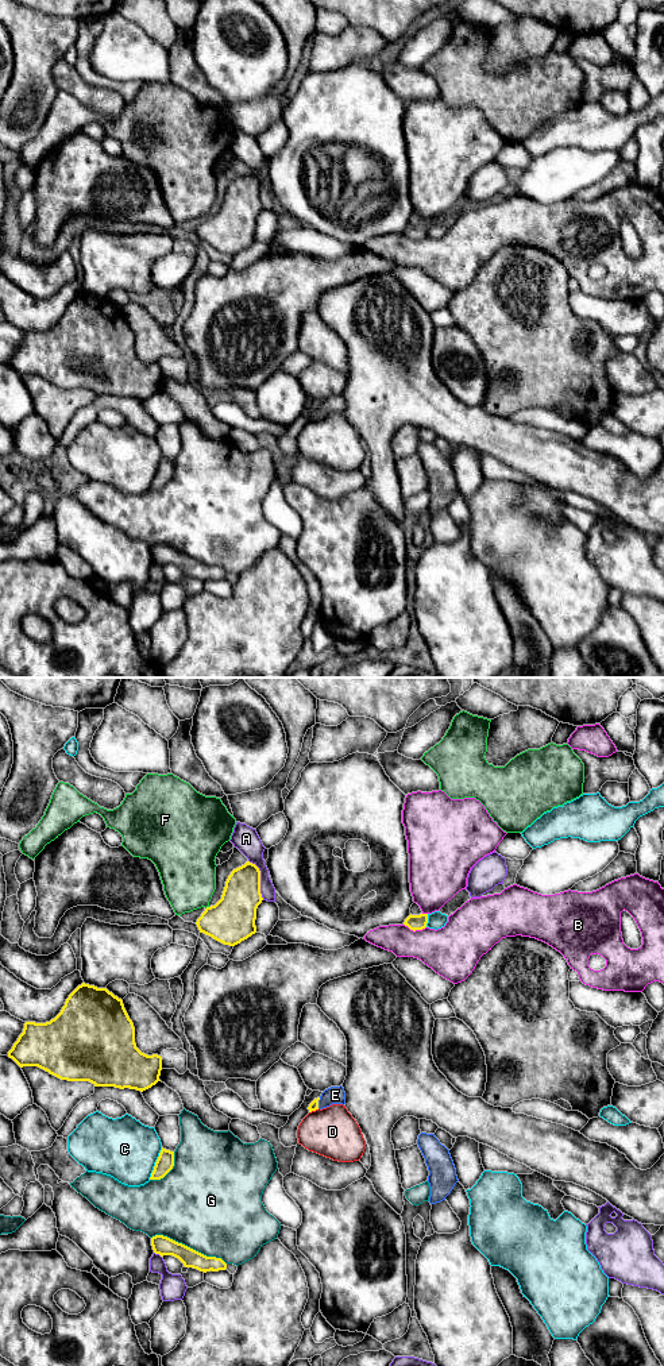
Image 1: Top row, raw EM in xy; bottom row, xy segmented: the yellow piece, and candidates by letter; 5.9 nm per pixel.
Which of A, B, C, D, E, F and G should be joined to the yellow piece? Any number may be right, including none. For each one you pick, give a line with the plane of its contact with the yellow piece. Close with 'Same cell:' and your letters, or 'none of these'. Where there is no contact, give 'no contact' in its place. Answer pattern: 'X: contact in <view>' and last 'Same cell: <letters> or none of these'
E: contact in xy
Same cell: E

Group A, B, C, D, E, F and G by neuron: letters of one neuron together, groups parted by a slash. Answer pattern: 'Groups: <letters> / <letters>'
Groups: A / B / C / D / E / F / G

